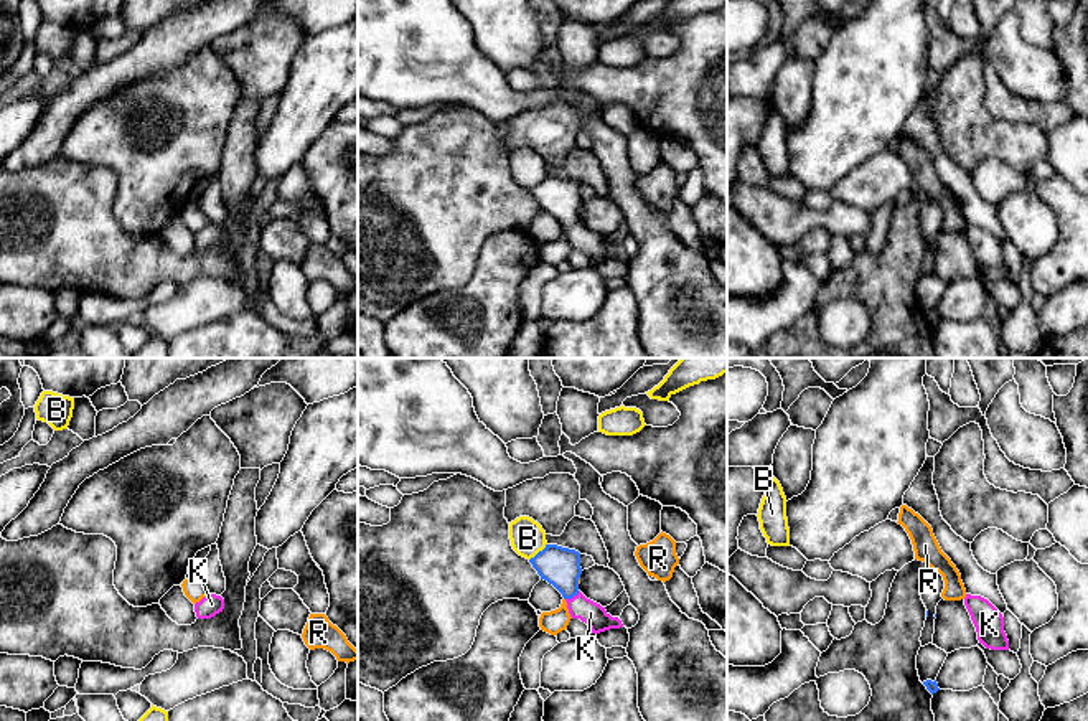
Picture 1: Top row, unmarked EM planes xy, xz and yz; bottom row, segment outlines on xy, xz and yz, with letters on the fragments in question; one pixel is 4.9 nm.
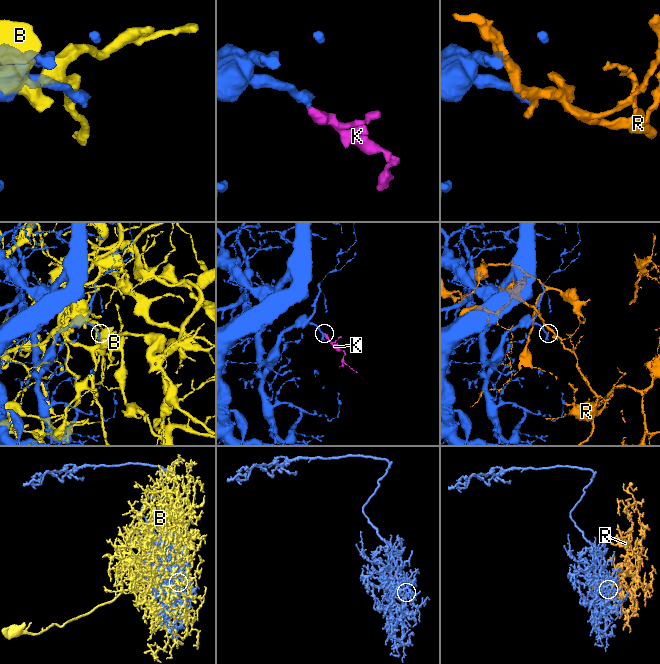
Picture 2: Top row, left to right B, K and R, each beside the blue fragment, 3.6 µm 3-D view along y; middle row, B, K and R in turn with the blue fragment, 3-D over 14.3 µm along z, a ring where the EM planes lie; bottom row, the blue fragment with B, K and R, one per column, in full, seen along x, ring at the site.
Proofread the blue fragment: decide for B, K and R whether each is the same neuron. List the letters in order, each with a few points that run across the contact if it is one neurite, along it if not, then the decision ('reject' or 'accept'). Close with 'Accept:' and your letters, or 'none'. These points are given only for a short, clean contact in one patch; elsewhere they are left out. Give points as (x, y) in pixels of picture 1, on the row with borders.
B: reject
K: line xz (559, 566), (572, 596), (590, 612); accept
R: reject
Accept: K

